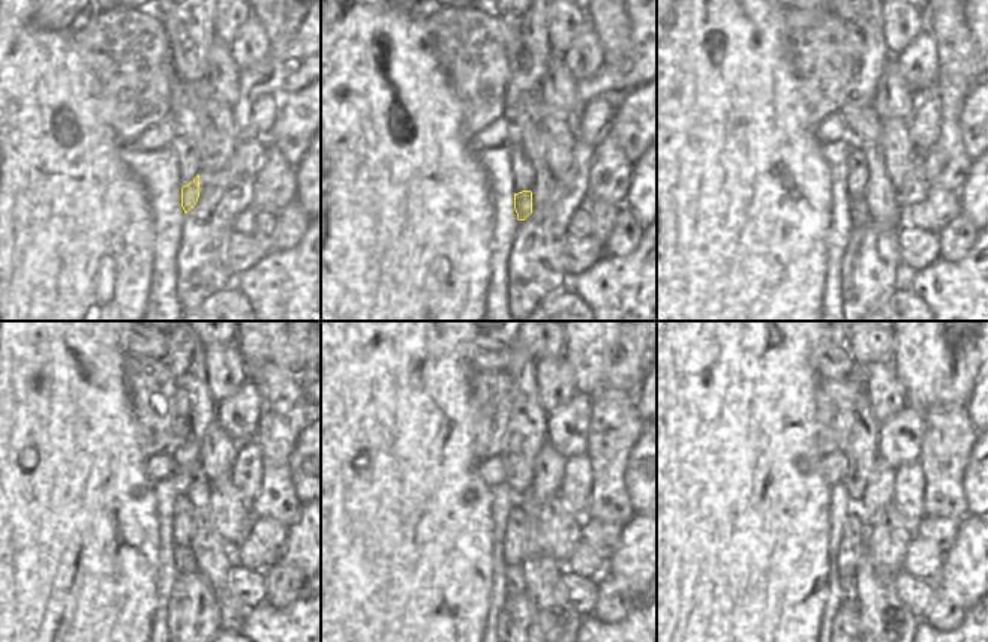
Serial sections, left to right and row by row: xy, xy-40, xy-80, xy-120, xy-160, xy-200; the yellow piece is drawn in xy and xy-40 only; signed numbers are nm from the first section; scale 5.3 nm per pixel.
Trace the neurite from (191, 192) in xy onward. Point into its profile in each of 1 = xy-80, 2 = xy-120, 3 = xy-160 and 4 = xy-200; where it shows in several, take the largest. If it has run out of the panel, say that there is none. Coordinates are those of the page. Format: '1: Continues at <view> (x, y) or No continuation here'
1: Continues at xy-80 (858, 207)
2: Continues at xy-120 (185, 563)
3: Continues at xy-160 (513, 575)
4: Continues at xy-200 (849, 582)

